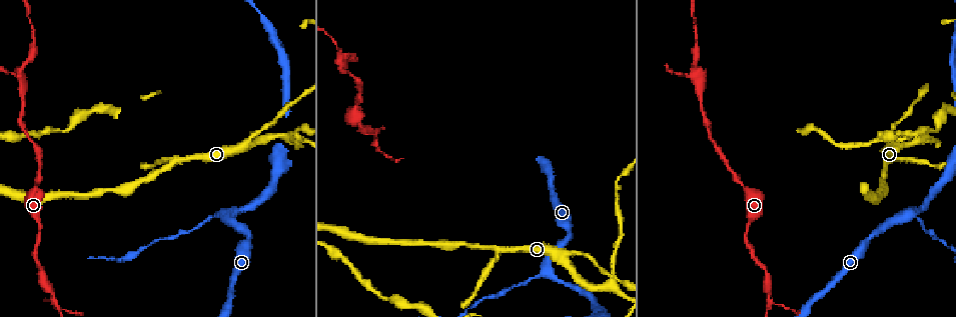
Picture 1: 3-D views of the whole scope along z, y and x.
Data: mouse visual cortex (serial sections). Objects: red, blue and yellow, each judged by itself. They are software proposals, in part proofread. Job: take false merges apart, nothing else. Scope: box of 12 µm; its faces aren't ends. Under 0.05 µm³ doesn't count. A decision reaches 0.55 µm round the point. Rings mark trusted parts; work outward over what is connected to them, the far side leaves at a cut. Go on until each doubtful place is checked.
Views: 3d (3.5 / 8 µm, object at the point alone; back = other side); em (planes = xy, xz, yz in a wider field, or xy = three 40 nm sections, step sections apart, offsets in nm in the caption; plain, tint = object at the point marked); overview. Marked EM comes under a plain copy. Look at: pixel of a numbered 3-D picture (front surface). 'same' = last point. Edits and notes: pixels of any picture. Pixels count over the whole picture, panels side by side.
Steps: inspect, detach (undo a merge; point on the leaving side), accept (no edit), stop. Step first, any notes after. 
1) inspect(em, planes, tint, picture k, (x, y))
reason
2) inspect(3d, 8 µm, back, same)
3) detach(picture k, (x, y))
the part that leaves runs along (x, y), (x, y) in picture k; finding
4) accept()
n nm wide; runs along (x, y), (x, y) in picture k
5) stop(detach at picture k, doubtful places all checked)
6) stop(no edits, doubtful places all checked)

inspect(3d, 3.5 µm, picture 1, (57, 302))

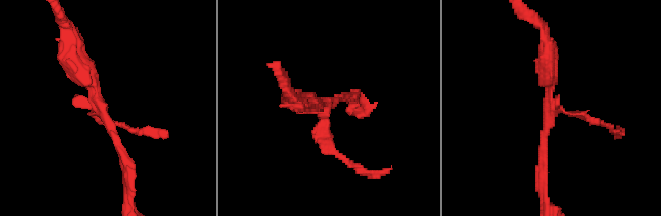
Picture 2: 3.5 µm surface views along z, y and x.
inspect(em, planes, tint, picture 2, (325, 101))
need the tissue

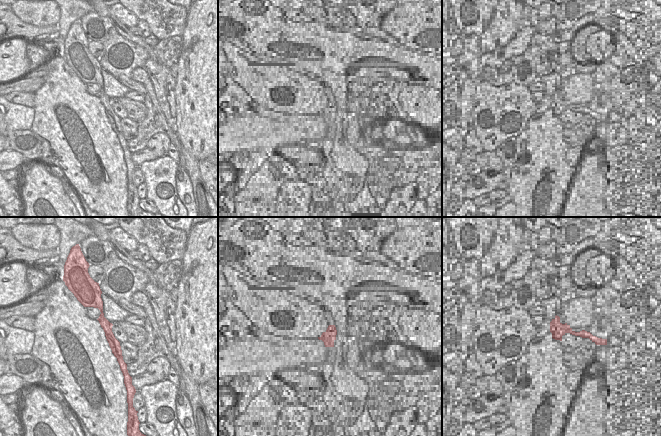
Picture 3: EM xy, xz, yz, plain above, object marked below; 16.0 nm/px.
accept()
runs along (546, 49), (551, 108), (602, 123) in picture 2; one cell here

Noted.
inspect(3d, 8 µm, picture 1, (287, 137))

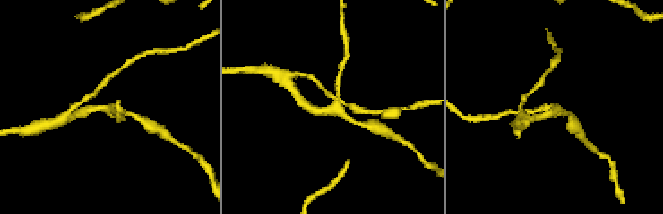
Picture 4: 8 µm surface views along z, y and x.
inspect(3d, 3.5 µm, picture 4, (330, 109))

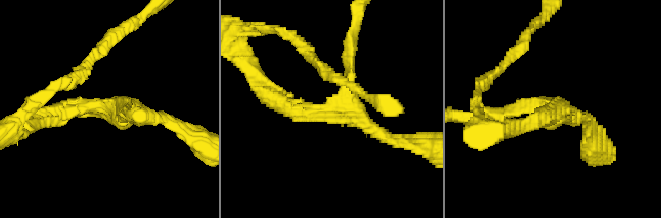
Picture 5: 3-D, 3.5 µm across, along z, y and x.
accept()
all the same cell

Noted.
inspect(3d, 3.5 µm, picture 1, (571, 251))
sudden change in width

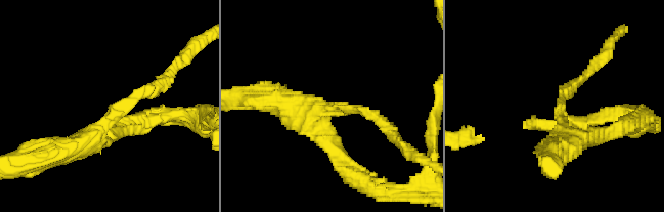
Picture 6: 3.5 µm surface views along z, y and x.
inspect(em, xy, step 2, tint, picture 6, (107, 122))
arms of 150, 400 nm

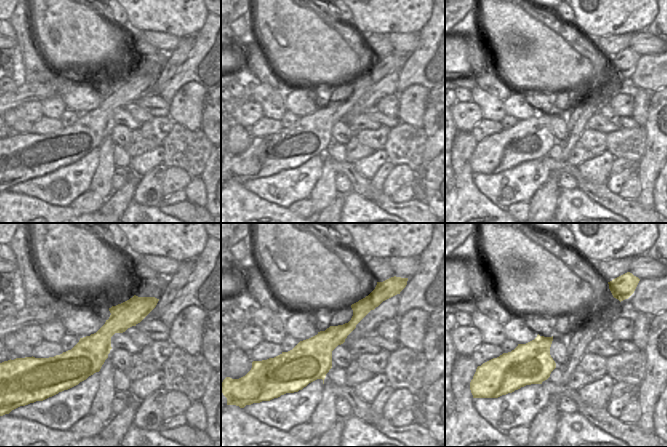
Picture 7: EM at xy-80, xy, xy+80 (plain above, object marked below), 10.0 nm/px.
accept()
runs along (151, 305), (65, 362) in picture 7; continuous, no second cell

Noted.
inspect(3d, 3.5 µm, picture 1, (909, 214))
calibre changes

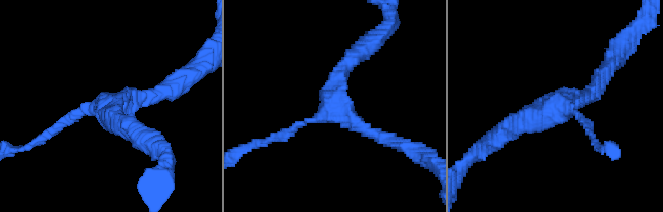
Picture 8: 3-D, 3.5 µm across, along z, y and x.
inspect(em, xy, step 3, tint, picture 8, (332, 105))
3 arms; arms of 150, 200, 300 nm; now the EM

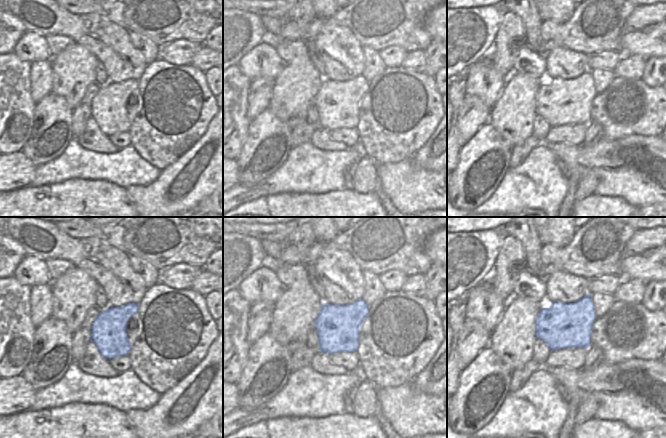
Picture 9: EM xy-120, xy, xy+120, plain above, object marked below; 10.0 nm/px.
accept()
runs along (505, 132), (592, 95) in picture 8; all the same cell

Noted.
inspect(3d, 3.5 µm, picture 1, (345, 63))
three-way junction

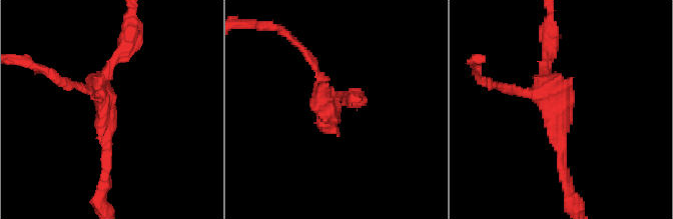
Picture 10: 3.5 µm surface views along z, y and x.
inspect(em, planes, tint, picture 10, (330, 107))

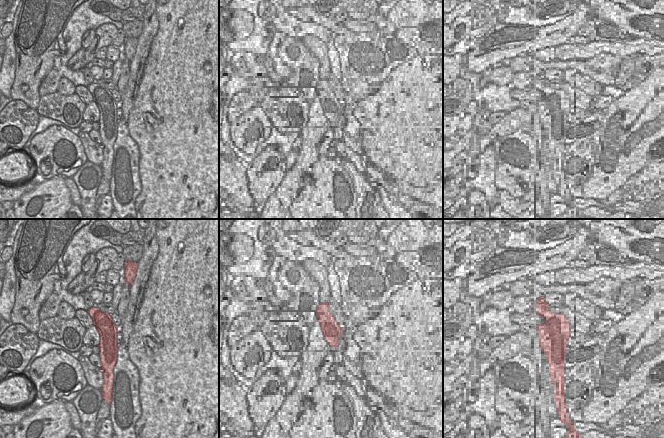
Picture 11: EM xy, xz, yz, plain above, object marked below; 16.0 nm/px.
accept()
300 nm wide; runs along (94, 309), (107, 329), (104, 363) in picture 11; all the same cell

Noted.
stop(no edits, doubtful places all checked)

